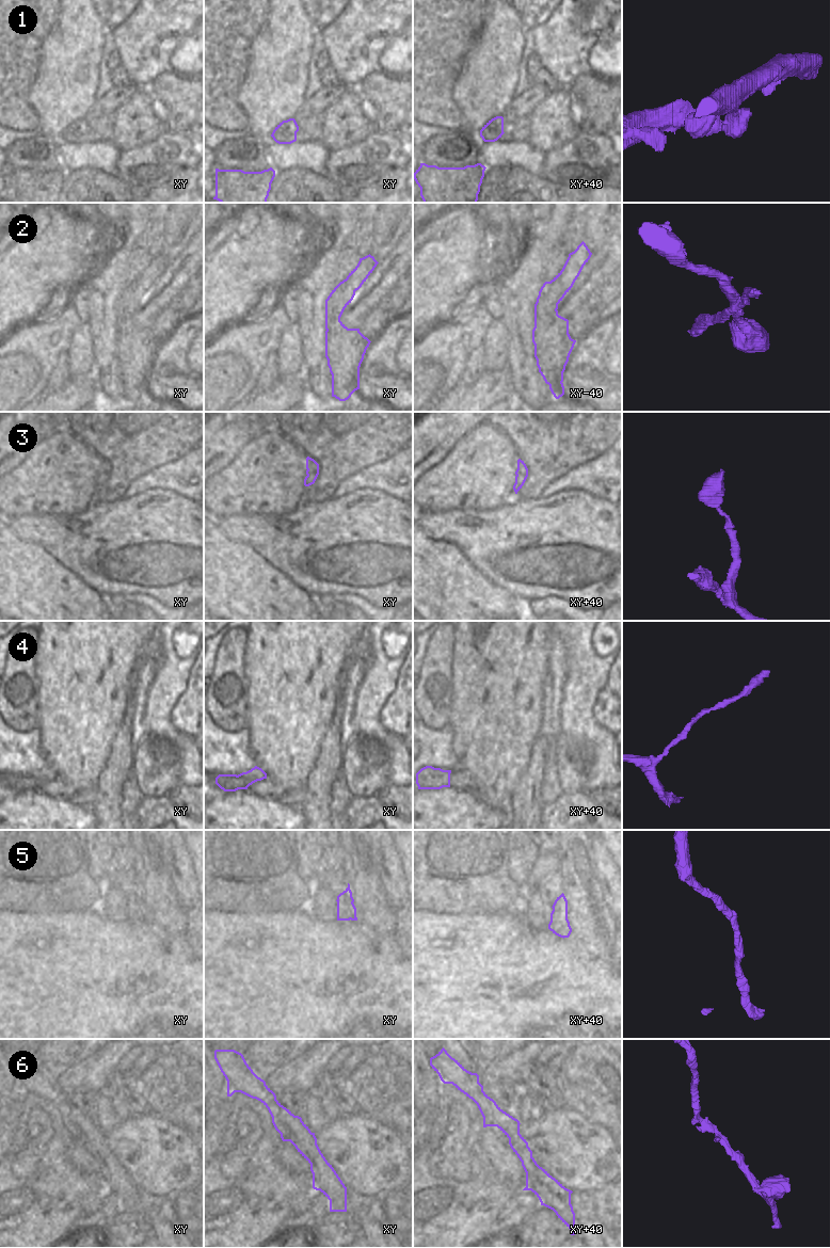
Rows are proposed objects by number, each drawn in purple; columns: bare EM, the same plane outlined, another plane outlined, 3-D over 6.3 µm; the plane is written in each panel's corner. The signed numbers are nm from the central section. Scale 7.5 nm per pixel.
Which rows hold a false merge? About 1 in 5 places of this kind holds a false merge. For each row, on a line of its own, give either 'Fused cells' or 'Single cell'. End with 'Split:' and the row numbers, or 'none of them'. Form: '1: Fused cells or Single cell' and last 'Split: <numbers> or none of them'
1: Single cell
2: Fused cells
3: Single cell
4: Single cell
5: Single cell
6: Single cell
Split: 2.

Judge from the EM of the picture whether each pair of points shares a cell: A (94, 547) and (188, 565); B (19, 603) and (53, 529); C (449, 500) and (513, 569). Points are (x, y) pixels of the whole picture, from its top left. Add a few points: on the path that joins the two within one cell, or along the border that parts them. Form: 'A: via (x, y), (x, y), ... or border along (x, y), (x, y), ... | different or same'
A: via (117, 553), (164, 553) | same
B: border along (20, 540), (37, 543), (63, 565) | different
C: border along (483, 509), (448, 509), (433, 512) | different

